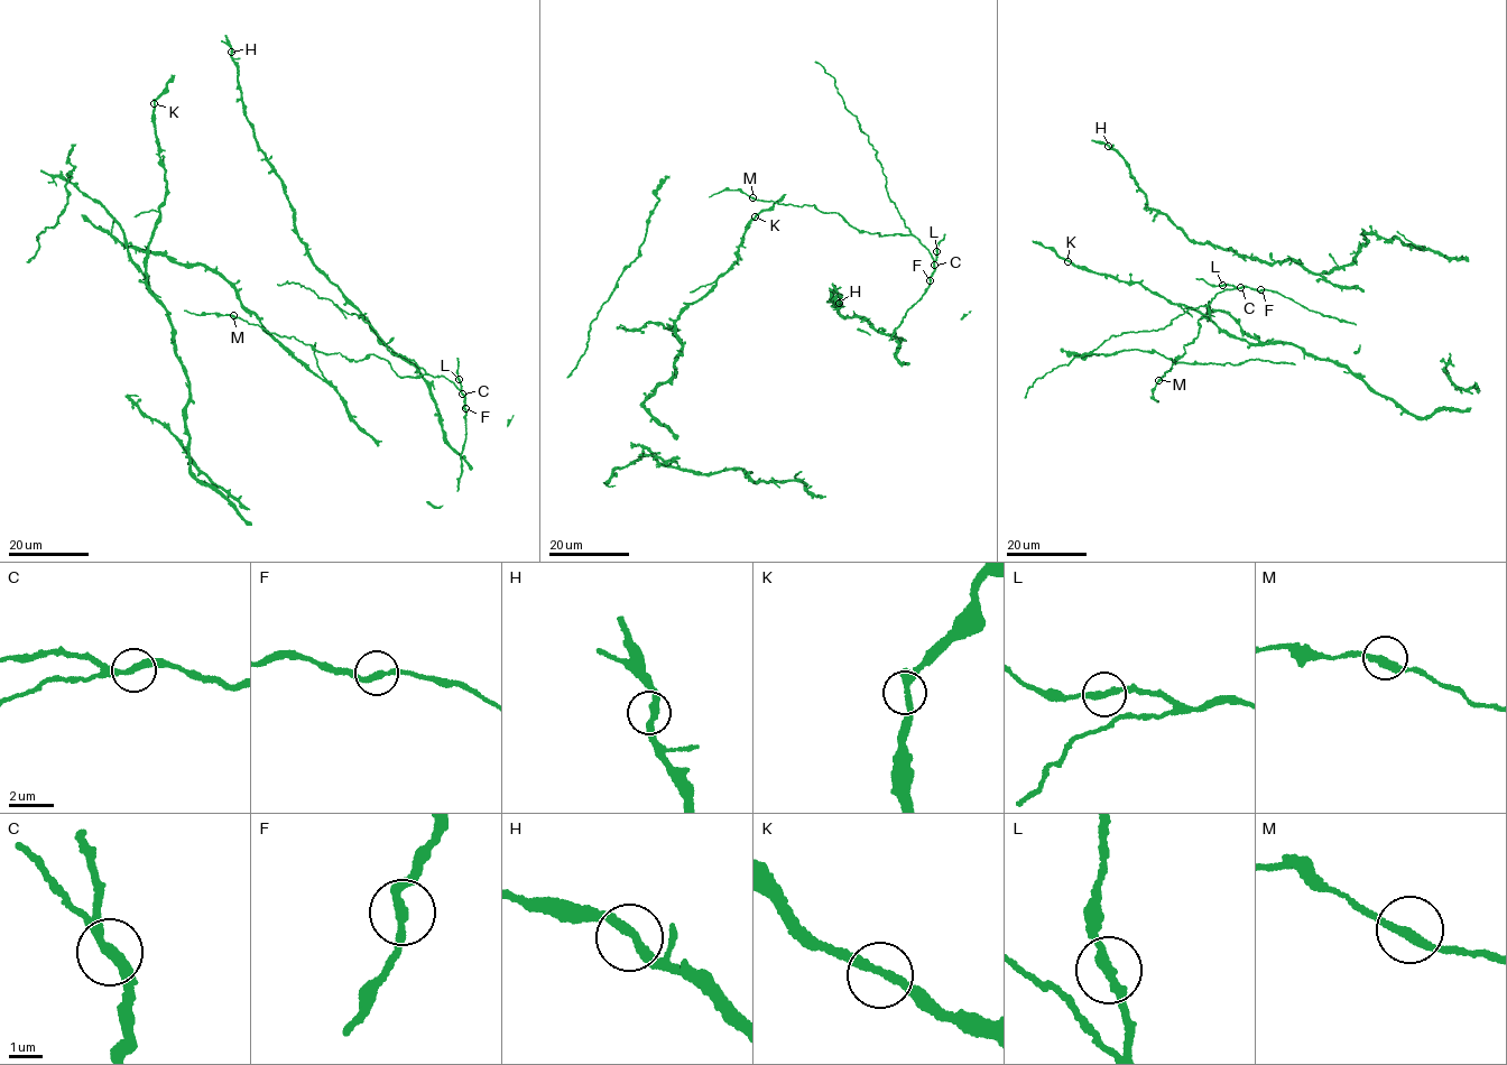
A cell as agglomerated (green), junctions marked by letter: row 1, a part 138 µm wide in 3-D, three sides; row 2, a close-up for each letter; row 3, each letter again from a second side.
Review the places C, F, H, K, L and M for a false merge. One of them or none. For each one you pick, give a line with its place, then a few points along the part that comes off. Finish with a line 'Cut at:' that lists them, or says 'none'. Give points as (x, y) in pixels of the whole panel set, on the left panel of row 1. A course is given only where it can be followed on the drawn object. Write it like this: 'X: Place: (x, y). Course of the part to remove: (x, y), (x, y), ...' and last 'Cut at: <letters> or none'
Cut at: none

